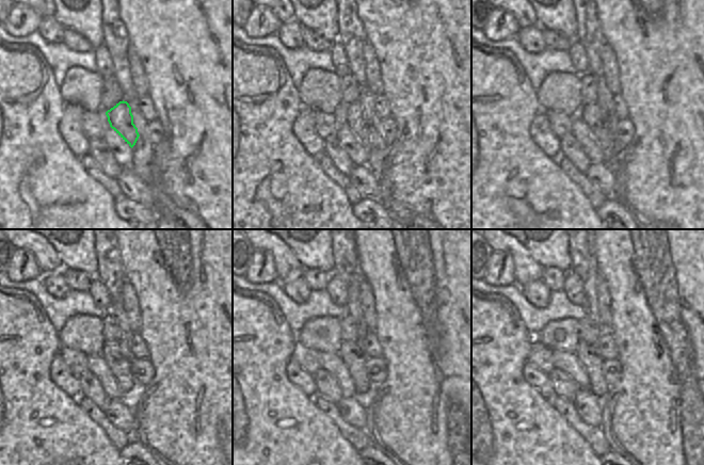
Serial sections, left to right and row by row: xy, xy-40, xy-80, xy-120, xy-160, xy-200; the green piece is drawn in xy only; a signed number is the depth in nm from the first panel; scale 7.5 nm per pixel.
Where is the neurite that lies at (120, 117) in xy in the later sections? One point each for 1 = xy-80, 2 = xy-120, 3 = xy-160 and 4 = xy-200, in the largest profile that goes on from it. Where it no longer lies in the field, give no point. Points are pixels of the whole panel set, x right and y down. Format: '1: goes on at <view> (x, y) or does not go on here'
1: goes on at xy-80 (604, 132)
2: goes on at xy-120 (120, 366)
3: goes on at xy-160 (351, 354)
4: goes on at xy-200 (588, 355)

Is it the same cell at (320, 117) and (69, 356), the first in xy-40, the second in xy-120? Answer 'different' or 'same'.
same

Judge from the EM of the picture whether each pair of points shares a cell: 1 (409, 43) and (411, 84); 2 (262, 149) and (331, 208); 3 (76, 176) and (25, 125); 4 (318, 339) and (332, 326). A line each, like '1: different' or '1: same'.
1: same
2: same
3: same
4: same

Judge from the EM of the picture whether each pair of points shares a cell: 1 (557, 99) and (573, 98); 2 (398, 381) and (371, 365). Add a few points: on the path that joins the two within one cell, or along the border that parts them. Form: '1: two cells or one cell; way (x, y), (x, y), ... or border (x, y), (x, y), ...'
1: one cell; way (561, 98), (569, 98)
2: two cells; border (383, 357), (386, 377), (370, 388)

